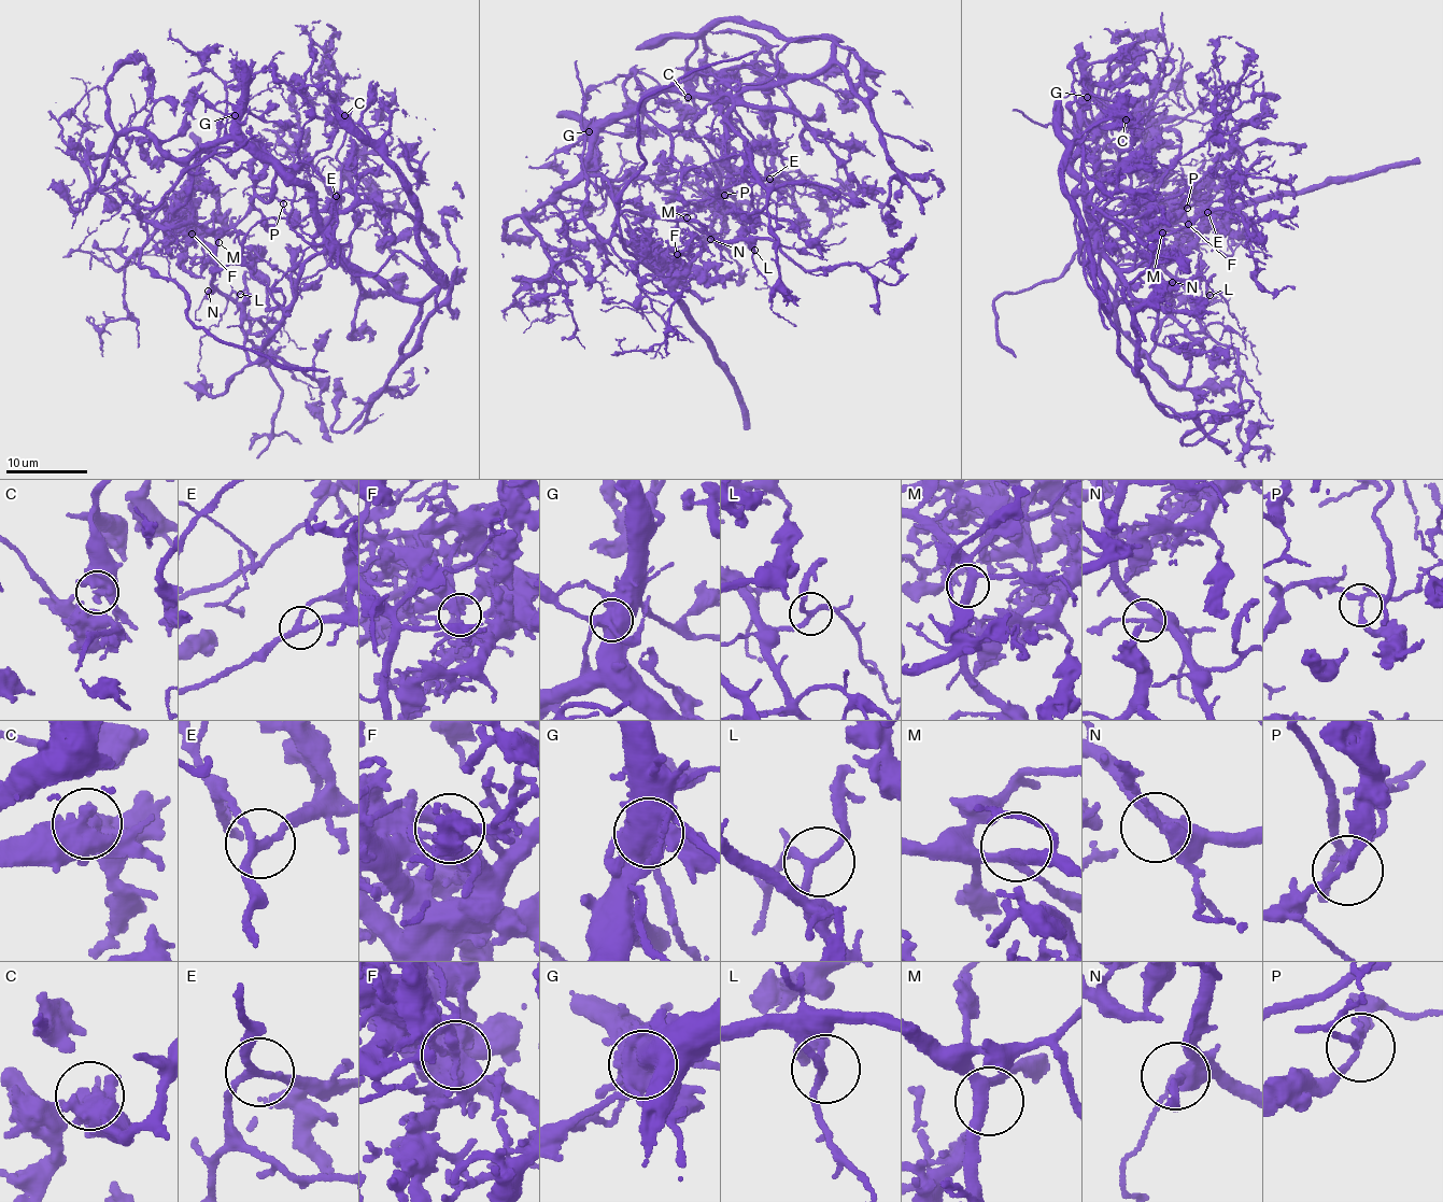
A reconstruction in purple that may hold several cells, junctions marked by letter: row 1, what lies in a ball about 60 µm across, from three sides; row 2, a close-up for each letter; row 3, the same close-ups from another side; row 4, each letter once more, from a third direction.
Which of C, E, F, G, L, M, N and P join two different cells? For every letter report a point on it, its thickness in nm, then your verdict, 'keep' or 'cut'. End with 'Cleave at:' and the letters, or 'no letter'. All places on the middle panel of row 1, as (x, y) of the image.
C: place (688, 97); calibre 480 nm; keep
E: place (769, 179); calibre 200 nm; keep
F: place (677, 254); calibre 200 nm; cut
G: place (589, 131); calibre 700 nm; cut
L: place (754, 250); calibre 180 nm; keep
M: place (687, 217); calibre 320 nm; keep
N: place (710, 239); calibre 280 nm; keep
P: place (724, 195); calibre 170 nm; cut
Cleave at: F, G, P

